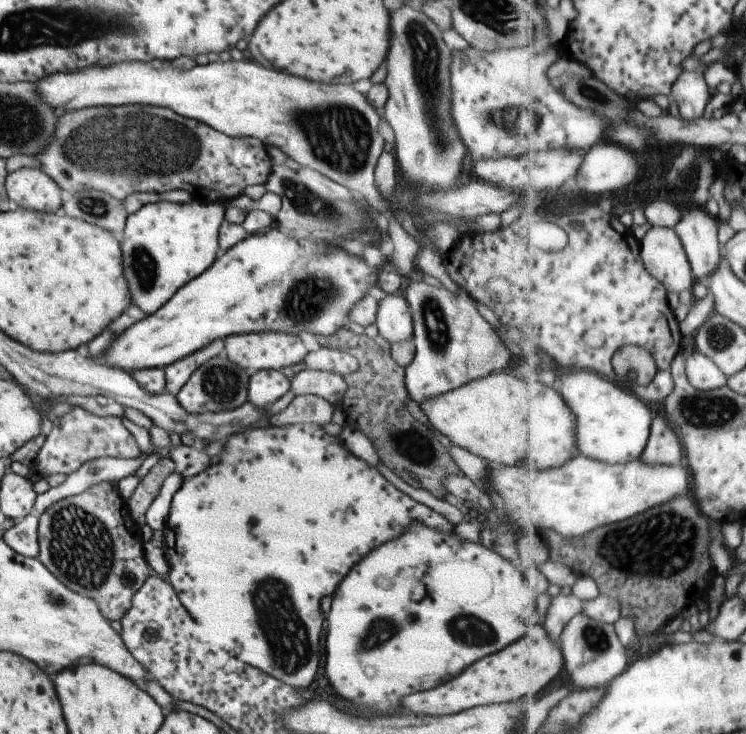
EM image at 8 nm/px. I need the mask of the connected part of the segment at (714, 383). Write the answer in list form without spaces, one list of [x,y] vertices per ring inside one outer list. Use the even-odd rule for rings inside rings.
[[[693,343],[695,352],[686,358],[686,371],[688,372],[689,382],[700,391],[710,391],[718,389],[728,384],[728,376],[711,360],[706,357],[701,351],[697,351]]]

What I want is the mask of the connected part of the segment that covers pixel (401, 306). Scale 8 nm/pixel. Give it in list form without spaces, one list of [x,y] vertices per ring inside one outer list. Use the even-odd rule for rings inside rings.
[[[389,294],[379,300],[374,323],[378,334],[389,345],[409,340],[414,328],[410,308],[403,294]]]

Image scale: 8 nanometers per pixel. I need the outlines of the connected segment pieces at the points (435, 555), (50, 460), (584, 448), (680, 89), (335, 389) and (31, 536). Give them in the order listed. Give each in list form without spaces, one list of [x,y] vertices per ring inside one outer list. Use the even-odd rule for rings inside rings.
[[[413,523],[406,529],[405,534],[401,534],[393,542],[381,544],[381,548],[375,548],[373,552],[369,552],[369,556],[361,558],[357,568],[353,568],[353,572],[349,572],[349,576],[345,576],[345,580],[341,580],[341,584],[337,586],[337,590],[331,598],[331,608],[329,608],[329,616],[327,616],[329,628],[327,628],[327,636],[325,636],[325,658],[321,658],[322,664],[325,664],[322,669],[325,670],[327,682],[343,700],[353,702],[355,706],[369,706],[371,704],[371,706],[377,708],[377,712],[391,714],[393,710],[387,710],[387,708],[391,708],[391,706],[399,708],[399,700],[403,696],[419,692],[419,690],[433,688],[437,684],[443,684],[445,680],[449,680],[457,672],[461,672],[465,666],[475,662],[477,658],[499,652],[501,648],[505,648],[507,644],[517,640],[517,636],[521,636],[527,626],[533,626],[533,630],[535,630],[535,626],[539,622],[540,612],[537,612],[538,590],[535,590],[535,586],[530,586],[529,580],[523,586],[524,580],[521,569],[522,564],[512,564],[479,543],[468,543],[454,535],[453,532],[451,535],[439,533],[419,523]],[[377,580],[387,580],[389,586],[377,586],[375,584]]]
[[[77,405],[51,416],[45,432],[43,445],[37,451],[31,466],[41,477],[51,474],[71,474],[84,462],[102,456],[135,458],[141,454],[133,436],[125,429],[119,417],[97,416]]]
[[[587,369],[558,370],[557,381],[552,384],[556,386],[576,412],[578,418],[578,449],[583,455],[609,464],[625,464],[631,460],[642,458],[652,435],[651,422],[653,422],[654,416],[651,416],[649,406],[630,387],[620,382],[611,381],[601,373]]]
[[[687,70],[685,74],[681,72],[679,82],[673,84],[673,98],[681,110],[681,116],[689,120],[701,118],[711,98],[705,76],[699,72],[687,72]]]
[[[306,368],[292,377],[289,388],[295,396],[315,395],[333,406],[340,406],[347,385],[338,374]]]
[[[27,514],[17,524],[4,526],[3,542],[17,554],[35,558],[38,548],[37,525],[38,517]]]

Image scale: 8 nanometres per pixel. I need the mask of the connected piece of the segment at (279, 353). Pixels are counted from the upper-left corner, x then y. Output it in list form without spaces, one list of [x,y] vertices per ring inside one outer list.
[[[257,333],[227,336],[225,357],[249,373],[279,369],[304,360],[308,353],[298,336],[284,333]]]

